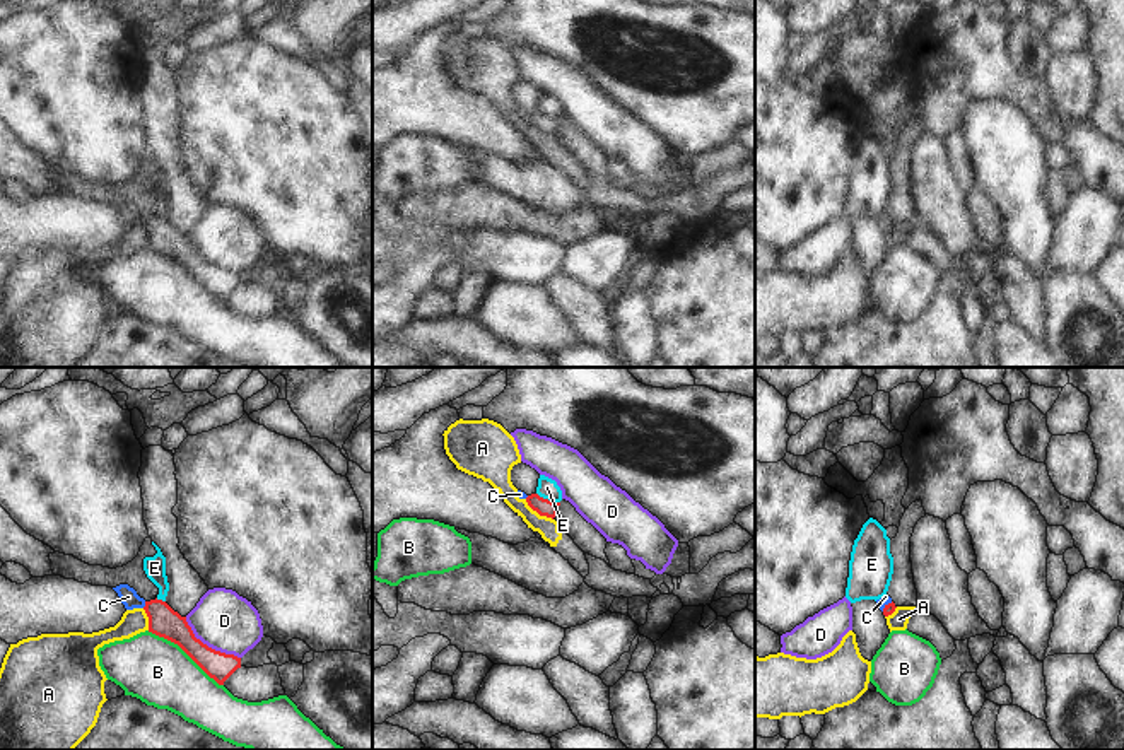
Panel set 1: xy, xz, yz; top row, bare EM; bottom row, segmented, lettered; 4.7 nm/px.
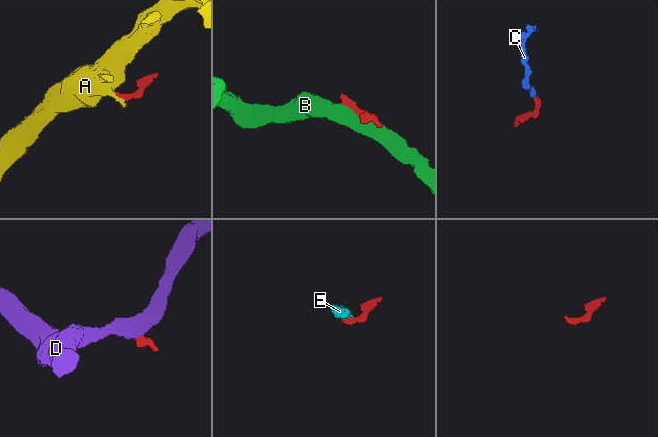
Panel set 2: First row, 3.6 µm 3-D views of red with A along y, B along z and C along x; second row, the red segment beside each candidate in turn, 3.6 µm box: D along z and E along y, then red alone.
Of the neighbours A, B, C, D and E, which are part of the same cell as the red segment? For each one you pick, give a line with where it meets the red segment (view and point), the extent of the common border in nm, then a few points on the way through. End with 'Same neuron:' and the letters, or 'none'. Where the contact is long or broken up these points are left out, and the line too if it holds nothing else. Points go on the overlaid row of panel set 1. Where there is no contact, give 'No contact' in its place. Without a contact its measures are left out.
C: Touches red at xy (146, 605). Shared border 40 nm. Path across: xy (163, 621), (146, 605), (128, 597)
Same neuron: C

